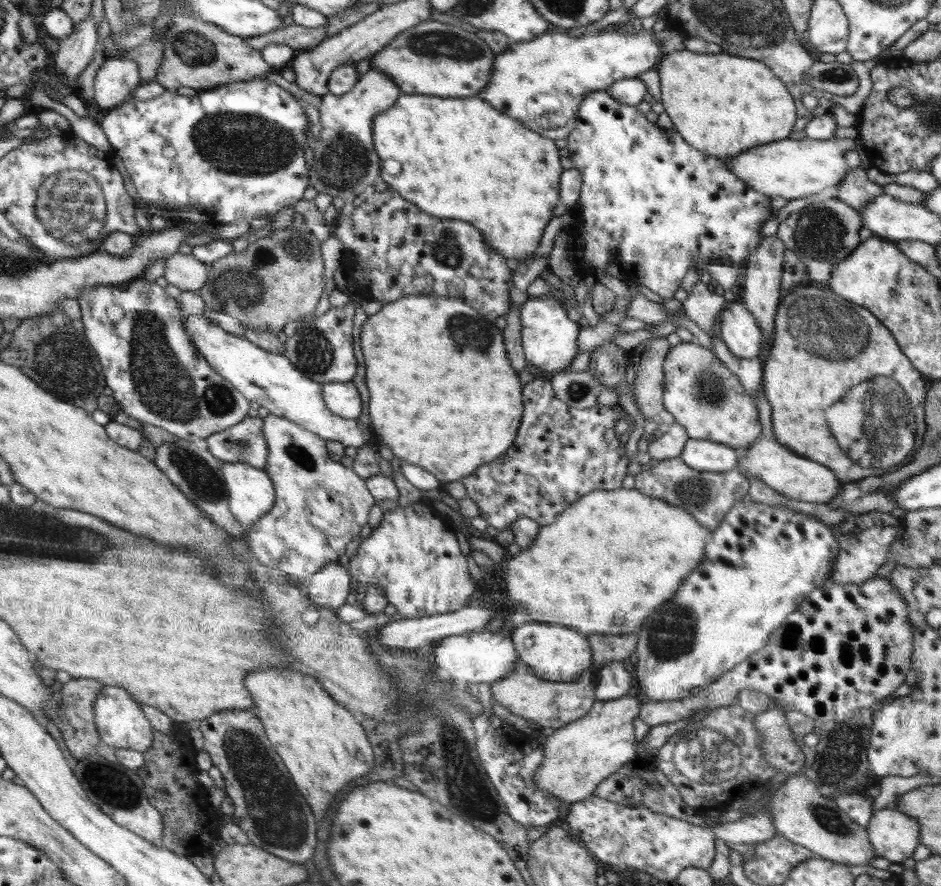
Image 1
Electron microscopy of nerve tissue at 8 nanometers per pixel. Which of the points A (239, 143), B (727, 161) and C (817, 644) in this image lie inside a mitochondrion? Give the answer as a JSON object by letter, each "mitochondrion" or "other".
{"A":"mitochondrion","B":"other","C":"other"}

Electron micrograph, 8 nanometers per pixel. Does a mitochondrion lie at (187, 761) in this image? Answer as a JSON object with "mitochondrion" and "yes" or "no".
{"mitochondrion":"no"}

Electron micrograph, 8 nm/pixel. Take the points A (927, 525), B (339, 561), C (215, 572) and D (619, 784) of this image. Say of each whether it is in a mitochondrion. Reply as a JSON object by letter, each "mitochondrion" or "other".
{"A":"mitochondrion","B":"other","C":"other","D":"other"}

